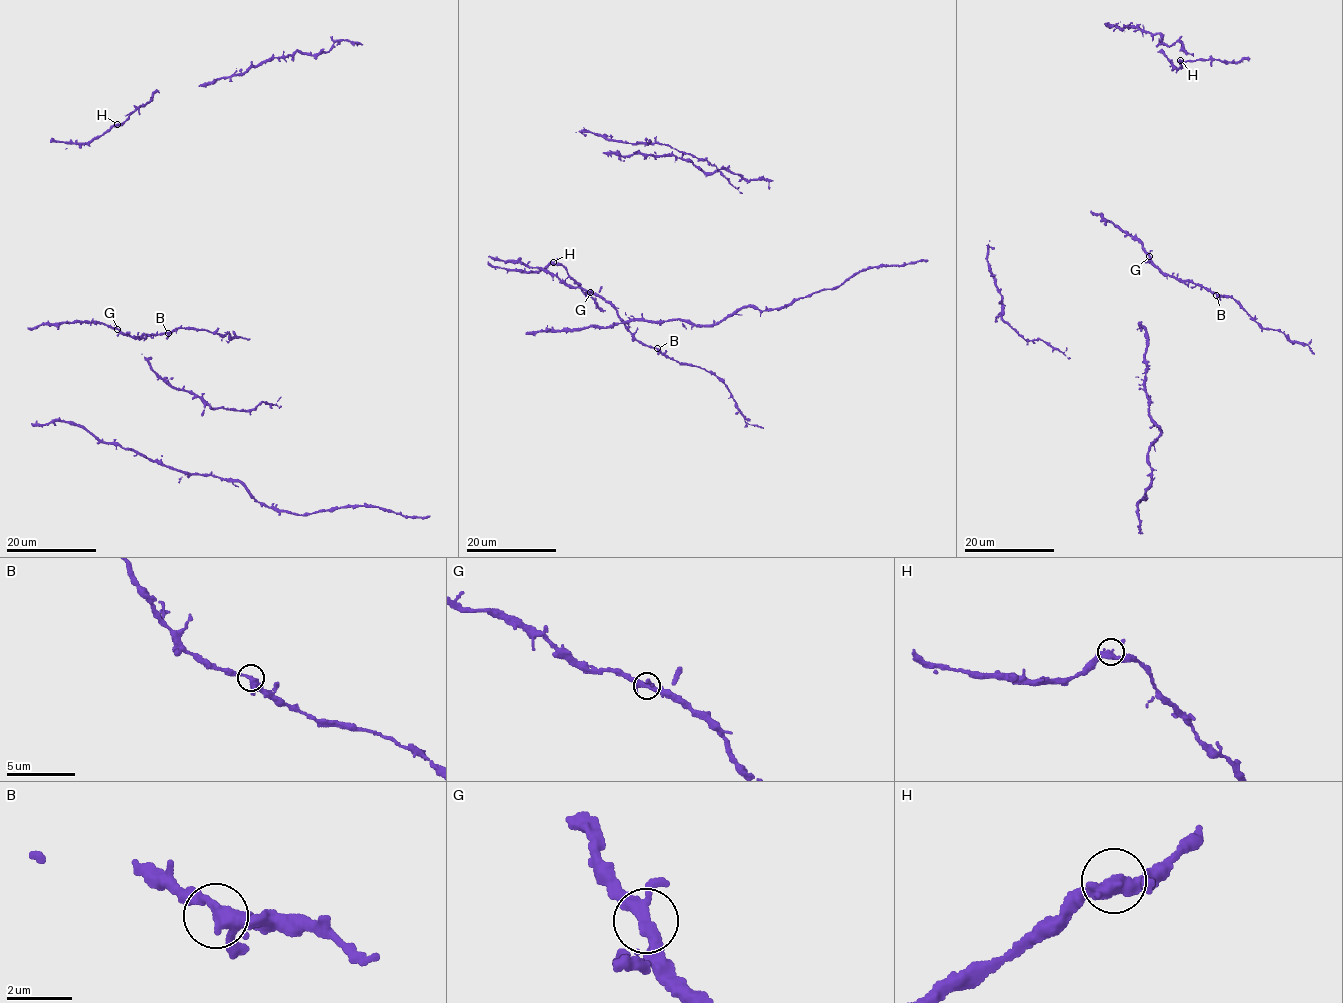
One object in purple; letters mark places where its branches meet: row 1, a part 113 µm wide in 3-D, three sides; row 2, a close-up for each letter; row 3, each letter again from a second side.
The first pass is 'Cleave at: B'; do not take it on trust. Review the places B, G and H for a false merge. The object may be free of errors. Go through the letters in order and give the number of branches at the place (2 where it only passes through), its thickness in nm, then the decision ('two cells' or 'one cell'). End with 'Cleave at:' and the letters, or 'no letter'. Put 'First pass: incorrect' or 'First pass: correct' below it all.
B: 3 branches meet; 320 nm thick; one cell
G: 3 branches meet; 300 nm thick; one cell
H: 3 branches meet; 320 nm thick; one cell
Cleave at: no letter
First pass: incorrect

